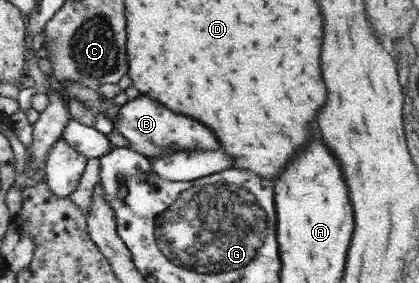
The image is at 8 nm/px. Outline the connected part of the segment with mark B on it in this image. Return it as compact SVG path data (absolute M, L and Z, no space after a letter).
M139 95L120 106L119 117L114 121L114 126L130 142L130 149L142 153L151 162L154 157L168 151L218 150L221 146L208 126L202 126L202 122L190 116L182 116L146 95Z

